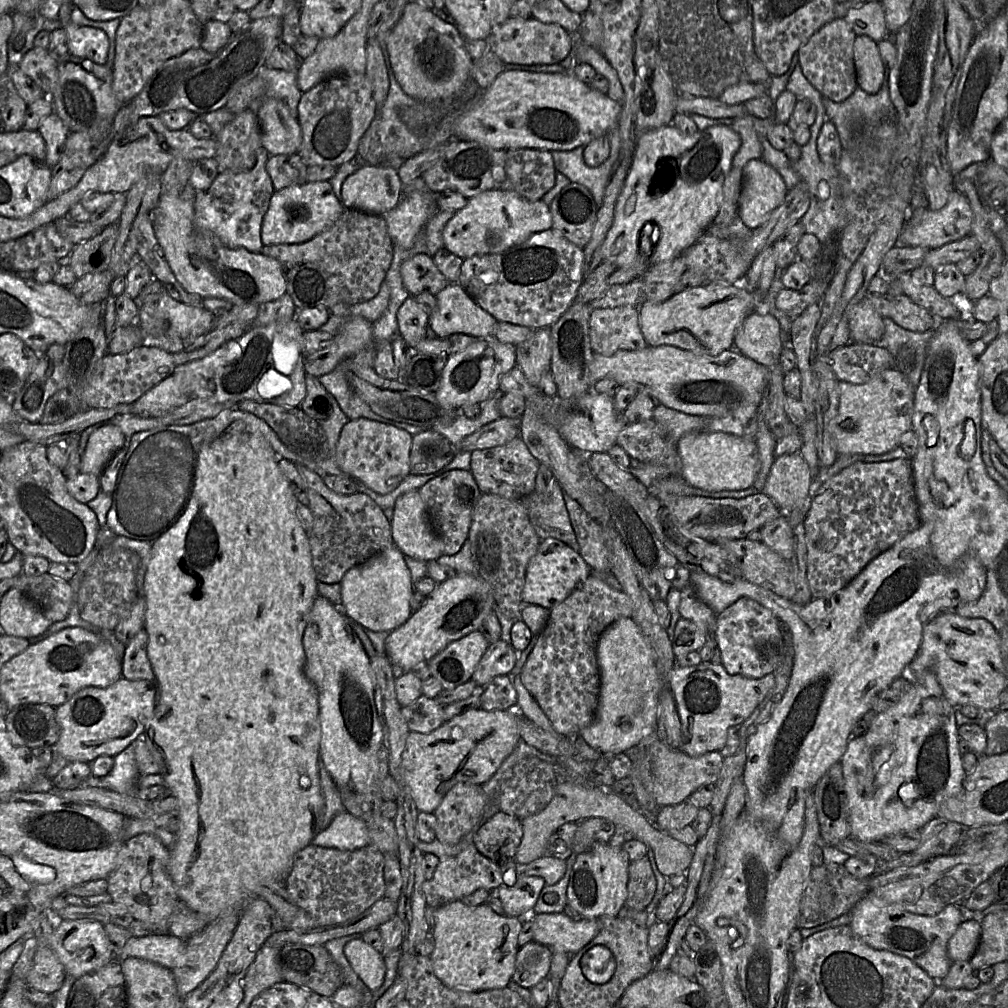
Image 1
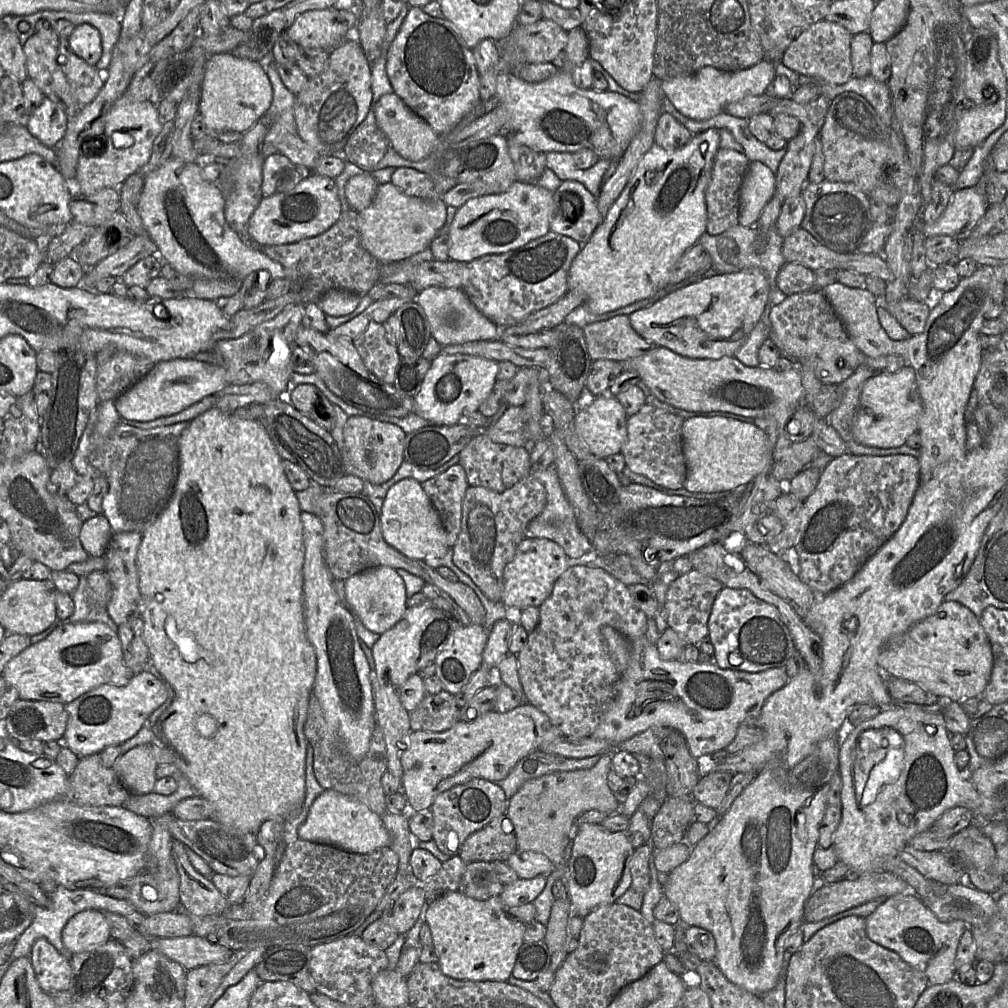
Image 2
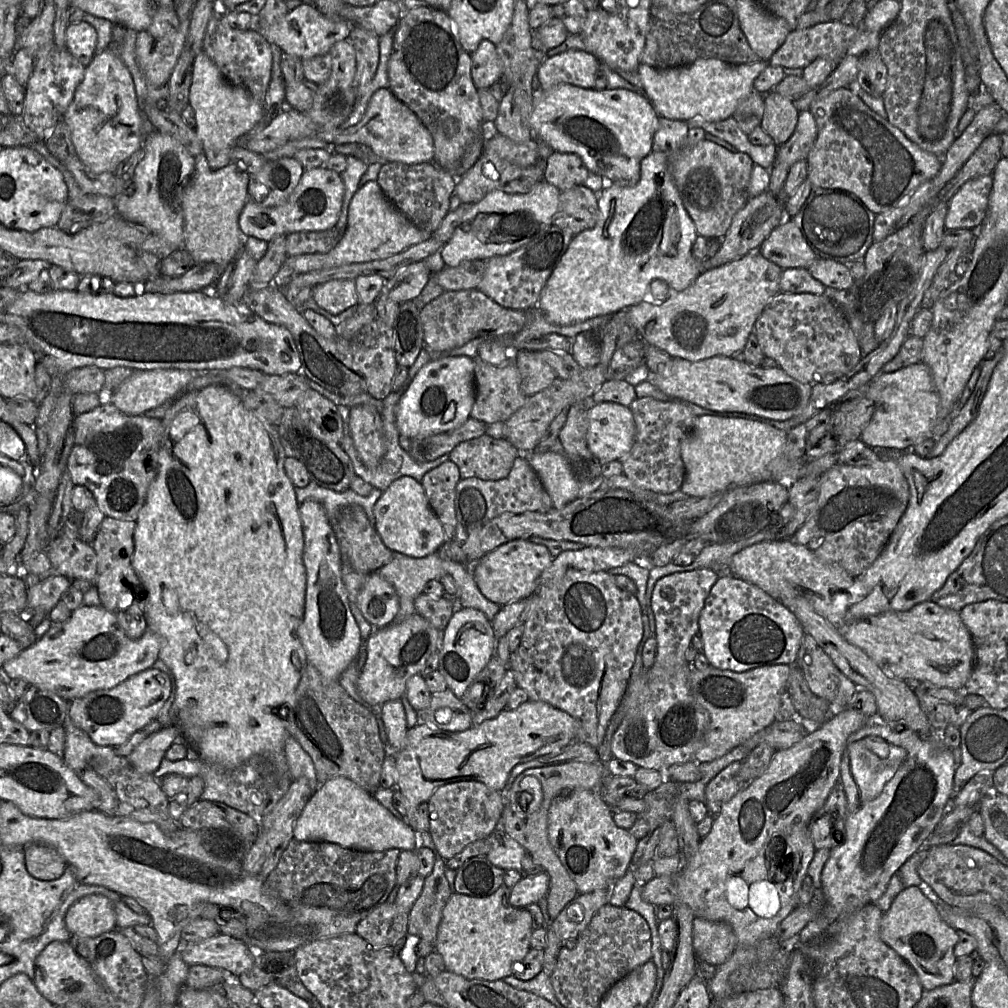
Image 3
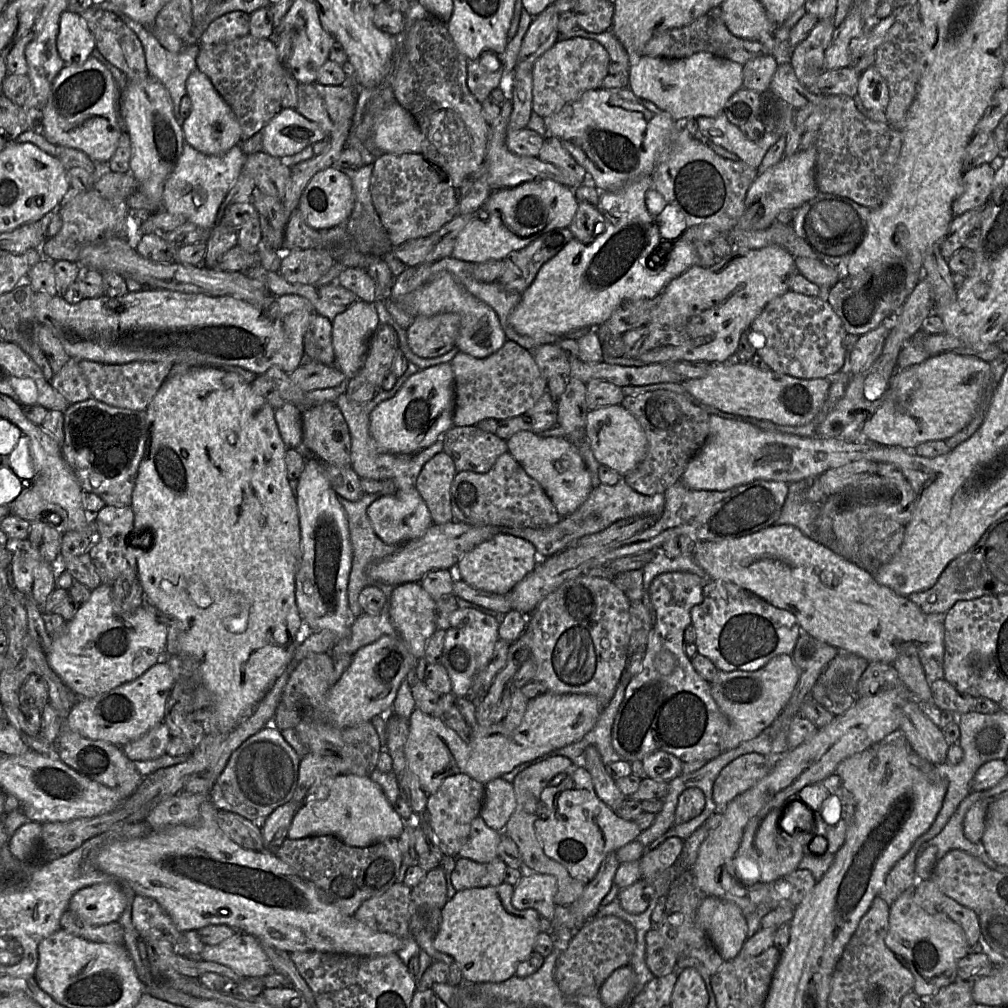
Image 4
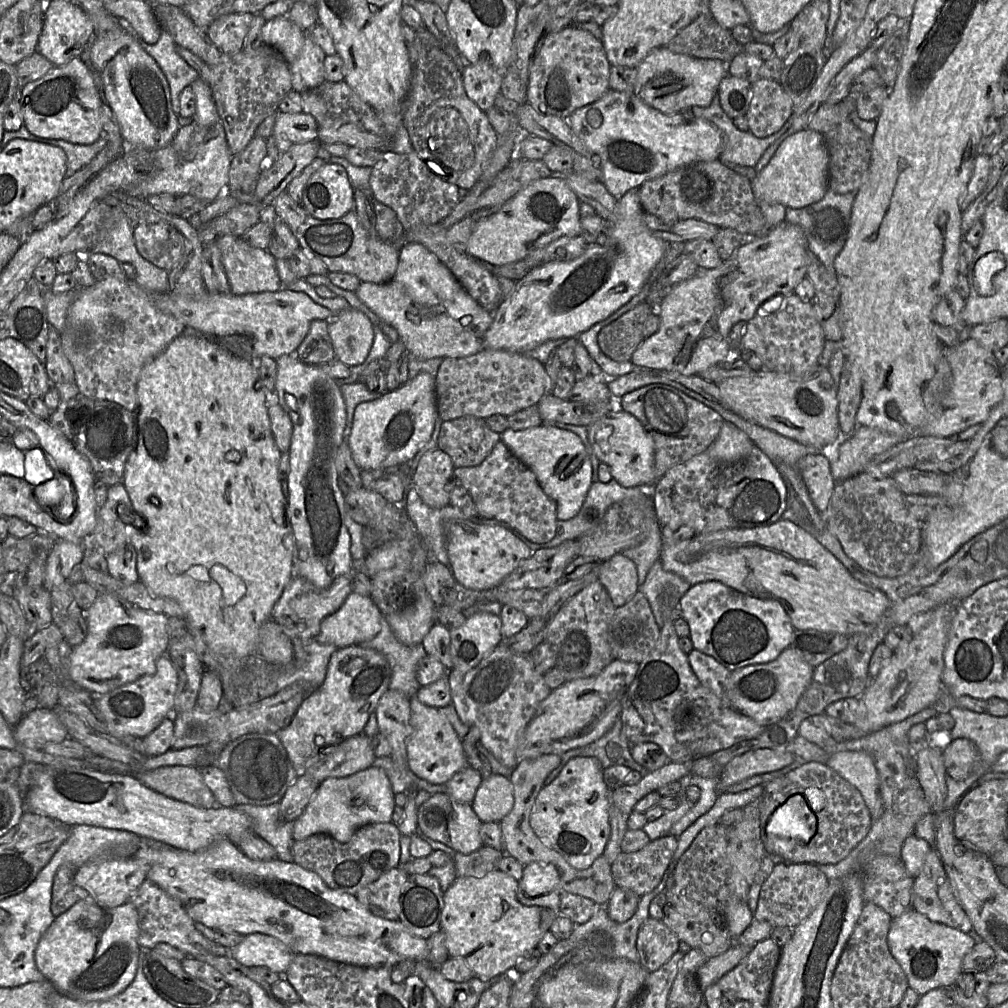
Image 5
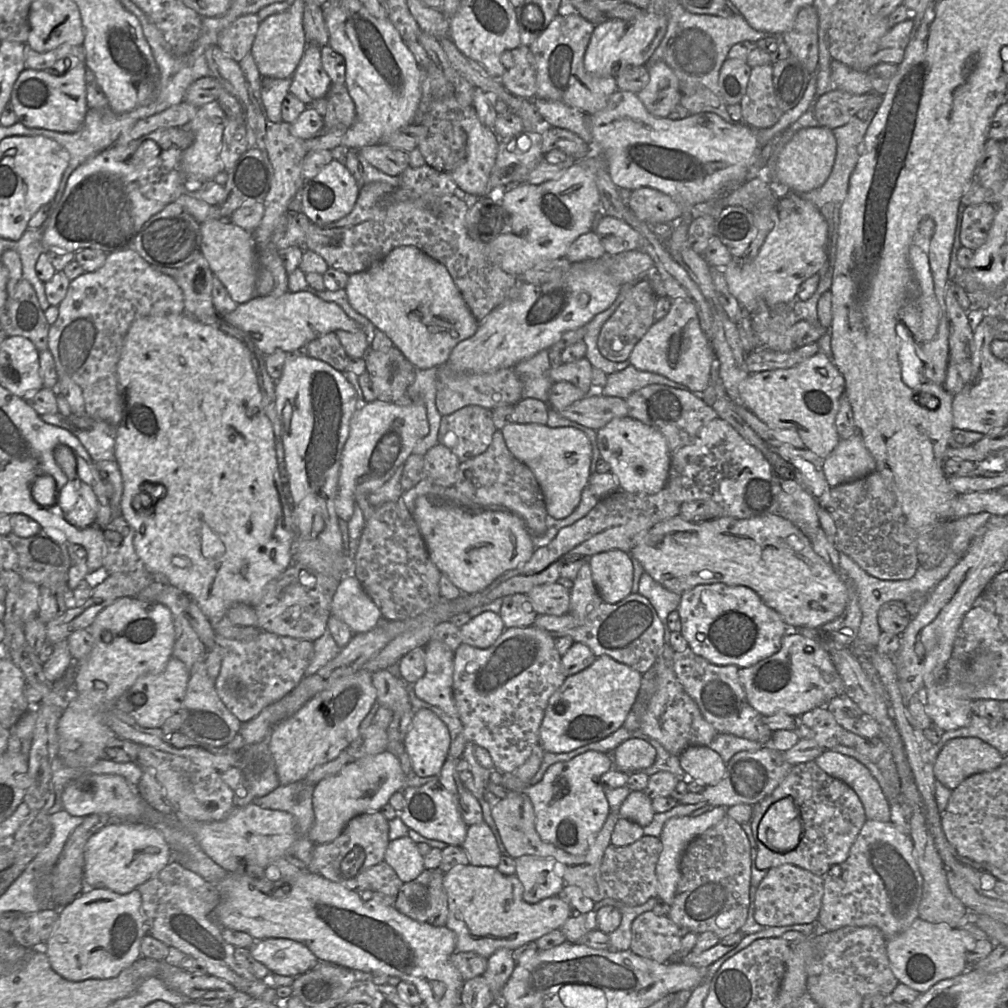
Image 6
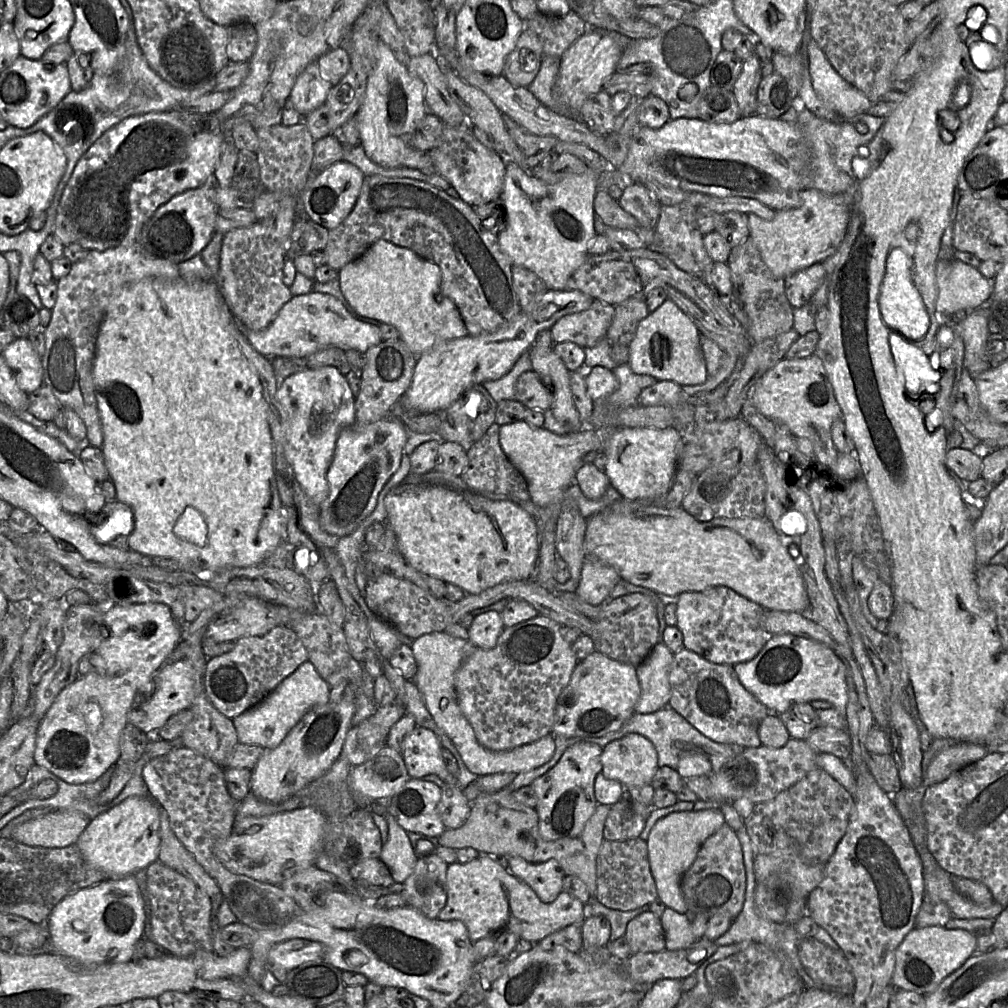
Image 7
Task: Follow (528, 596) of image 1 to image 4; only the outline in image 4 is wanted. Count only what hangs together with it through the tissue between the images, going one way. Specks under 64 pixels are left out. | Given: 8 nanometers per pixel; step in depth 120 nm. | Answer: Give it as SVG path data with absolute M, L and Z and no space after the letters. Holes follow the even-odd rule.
M498 533L467 552L454 568L455 574L472 587L496 594L508 594L539 563L532 543L509 533Z

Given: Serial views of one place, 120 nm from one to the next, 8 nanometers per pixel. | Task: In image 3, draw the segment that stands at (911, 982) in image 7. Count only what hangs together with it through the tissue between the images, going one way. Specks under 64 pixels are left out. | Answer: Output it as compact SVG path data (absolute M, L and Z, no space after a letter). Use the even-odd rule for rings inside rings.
M918 886L905 888L896 896L890 909L883 915L880 925L880 937L884 943L914 968L924 990L934 990L956 981L954 948L959 941L958 932L940 917L934 904Z

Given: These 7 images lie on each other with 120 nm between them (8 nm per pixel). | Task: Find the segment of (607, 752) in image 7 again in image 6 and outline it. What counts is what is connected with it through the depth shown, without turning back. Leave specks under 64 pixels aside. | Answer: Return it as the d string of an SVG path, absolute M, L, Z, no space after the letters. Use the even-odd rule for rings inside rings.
M637 737L629 738L612 752L613 767L631 774L653 765L656 756L657 751L649 742Z

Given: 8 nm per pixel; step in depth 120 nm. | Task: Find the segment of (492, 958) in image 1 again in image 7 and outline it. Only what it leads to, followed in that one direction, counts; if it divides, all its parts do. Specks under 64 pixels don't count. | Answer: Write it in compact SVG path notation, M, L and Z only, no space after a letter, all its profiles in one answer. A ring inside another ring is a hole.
M479 854L468 863L448 865L446 873L447 901L438 918L459 920L468 930L473 943L485 937L496 938L504 931L538 943L546 936L585 919L585 904L566 891L549 903L542 902L531 887L495 862L491 855Z

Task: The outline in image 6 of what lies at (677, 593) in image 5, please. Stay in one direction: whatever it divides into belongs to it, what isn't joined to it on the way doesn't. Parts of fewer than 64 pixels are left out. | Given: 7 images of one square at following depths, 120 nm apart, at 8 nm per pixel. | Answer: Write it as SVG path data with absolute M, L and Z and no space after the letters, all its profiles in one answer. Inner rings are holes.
M647 573L641 576L637 593L646 597L655 608L664 627L665 644L668 643L671 630L667 618L672 611L678 610L681 594L669 591Z

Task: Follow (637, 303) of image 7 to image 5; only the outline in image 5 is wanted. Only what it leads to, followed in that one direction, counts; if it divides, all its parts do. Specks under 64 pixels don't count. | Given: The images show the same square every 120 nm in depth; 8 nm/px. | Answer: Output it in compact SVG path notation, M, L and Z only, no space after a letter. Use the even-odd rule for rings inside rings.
M643 301L603 327L598 335L598 343L602 352L616 362L630 361L634 351L645 339L643 333L644 323L653 311L653 306L649 302Z

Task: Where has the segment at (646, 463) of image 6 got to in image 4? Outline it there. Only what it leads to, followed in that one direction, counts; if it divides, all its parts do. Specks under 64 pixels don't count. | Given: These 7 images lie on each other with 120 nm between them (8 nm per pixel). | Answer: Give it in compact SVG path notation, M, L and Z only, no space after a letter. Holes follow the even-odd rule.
M620 405L590 410L586 418L585 437L595 459L624 477L643 460L648 449L648 439L637 418Z

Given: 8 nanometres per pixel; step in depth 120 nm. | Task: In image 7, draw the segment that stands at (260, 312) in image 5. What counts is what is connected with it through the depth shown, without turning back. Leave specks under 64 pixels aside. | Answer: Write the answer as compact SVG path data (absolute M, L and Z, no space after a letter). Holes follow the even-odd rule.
M319 292L292 296L268 327L259 331L244 330L244 333L253 347L269 359L306 358L327 347L366 353L382 342L378 326L356 319L336 297Z

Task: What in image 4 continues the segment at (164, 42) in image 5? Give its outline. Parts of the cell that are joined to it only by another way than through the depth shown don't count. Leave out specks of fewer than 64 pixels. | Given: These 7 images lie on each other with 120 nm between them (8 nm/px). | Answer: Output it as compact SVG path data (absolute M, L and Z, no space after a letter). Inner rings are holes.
M112 8L112 10L122 18L126 25L131 28L138 37L143 47L148 72L153 78L161 82L168 90L173 102L174 116L182 127L186 119L183 119L180 115L180 103L182 98L186 95L188 77L195 69L197 69L197 56L199 54L200 44L184 44L184 47L180 52L171 52L160 44L151 29L135 22L129 16L114 8Z

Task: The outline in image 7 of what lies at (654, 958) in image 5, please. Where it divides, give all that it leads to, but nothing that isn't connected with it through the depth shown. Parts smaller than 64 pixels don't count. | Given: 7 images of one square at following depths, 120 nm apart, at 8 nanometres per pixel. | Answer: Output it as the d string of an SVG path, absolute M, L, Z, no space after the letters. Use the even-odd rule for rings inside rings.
M646 911L633 918L627 926L626 938L632 954L659 952L666 949L665 933L661 918Z

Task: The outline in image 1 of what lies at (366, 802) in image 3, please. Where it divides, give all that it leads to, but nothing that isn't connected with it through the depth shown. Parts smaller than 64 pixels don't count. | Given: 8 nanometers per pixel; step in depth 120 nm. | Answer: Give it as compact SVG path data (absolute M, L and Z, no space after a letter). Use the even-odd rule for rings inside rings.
M348 812L338 814L330 825L317 834L312 845L353 851L370 844L365 823Z

